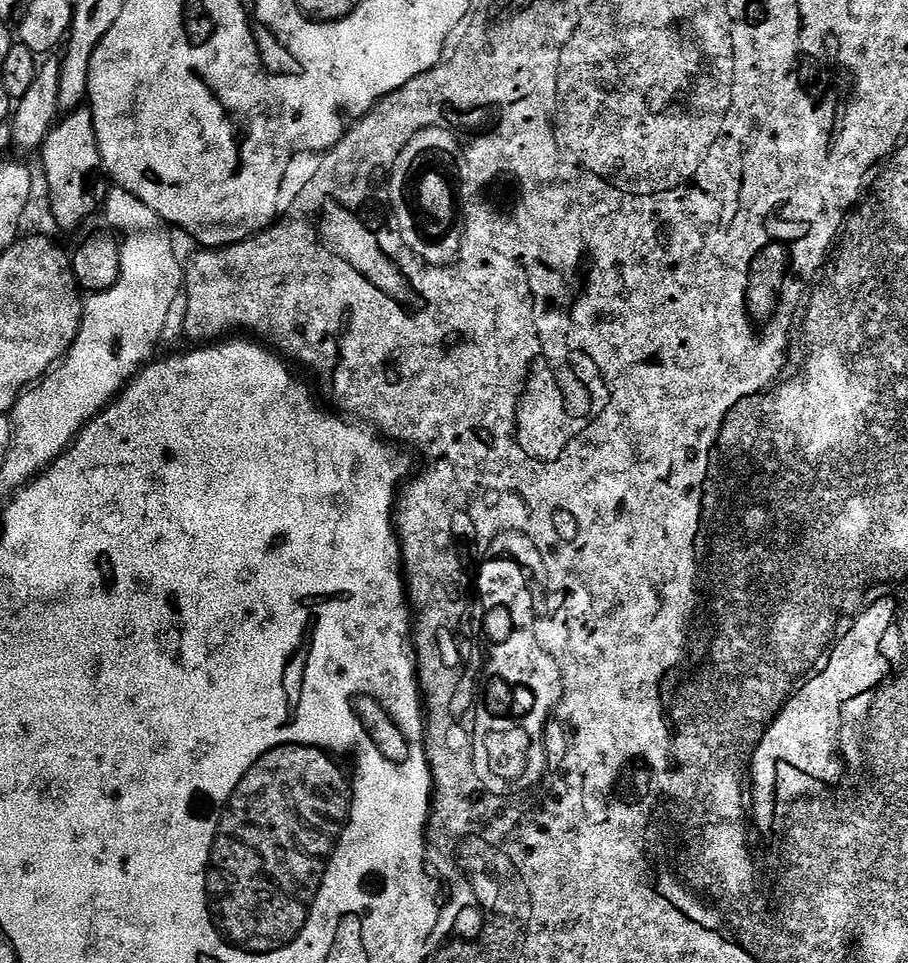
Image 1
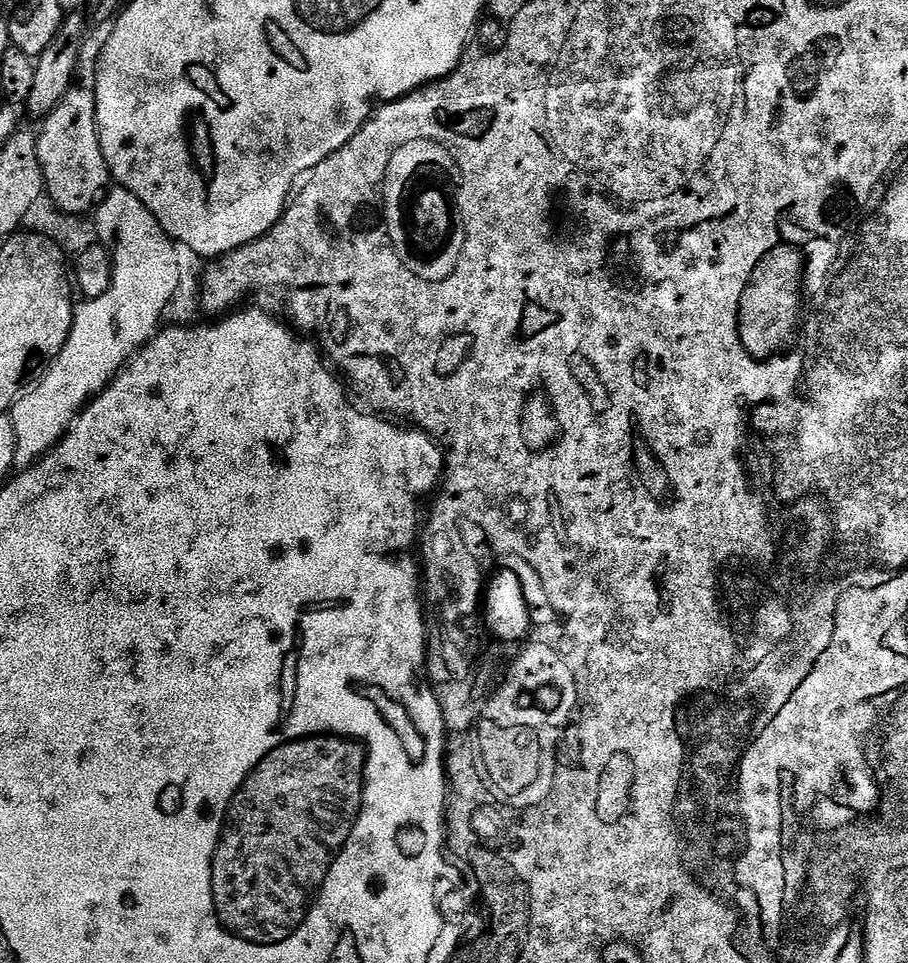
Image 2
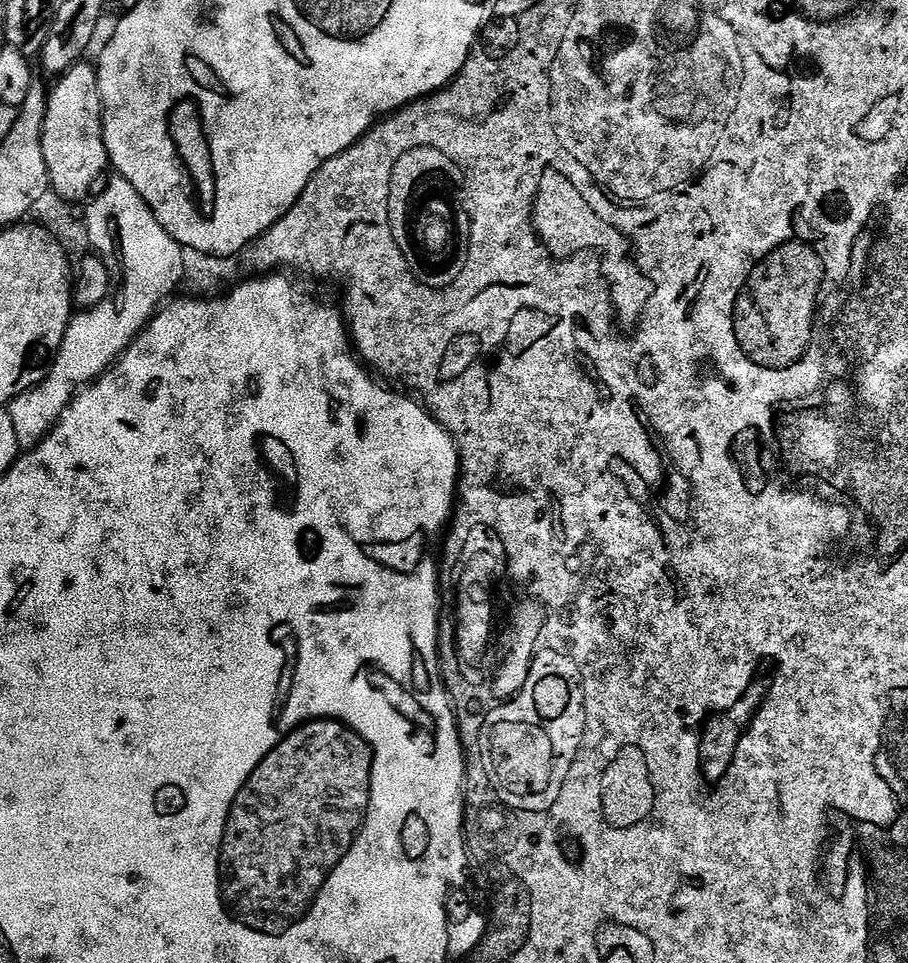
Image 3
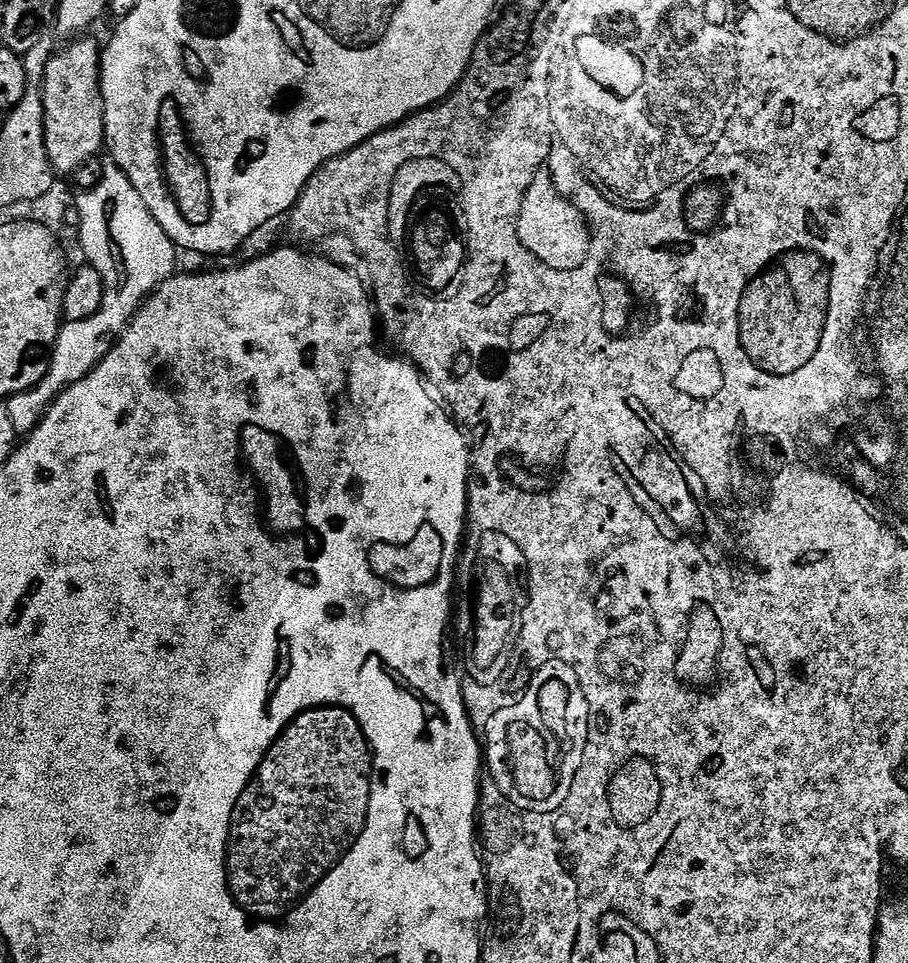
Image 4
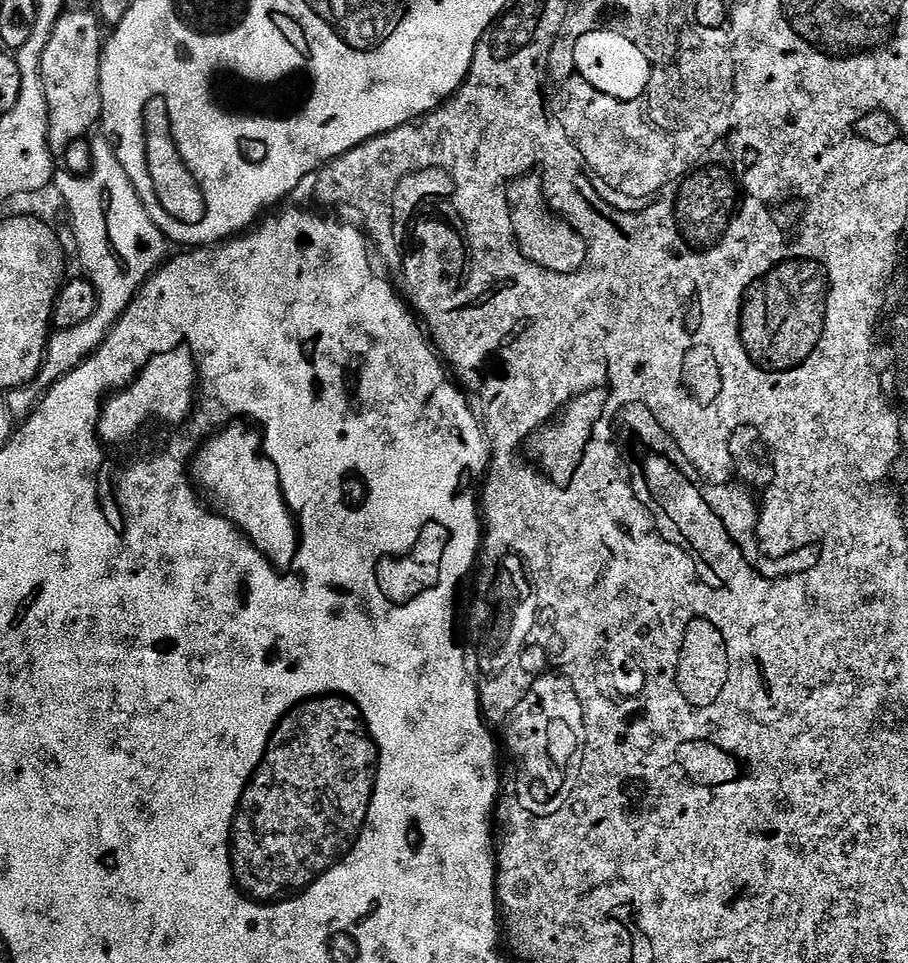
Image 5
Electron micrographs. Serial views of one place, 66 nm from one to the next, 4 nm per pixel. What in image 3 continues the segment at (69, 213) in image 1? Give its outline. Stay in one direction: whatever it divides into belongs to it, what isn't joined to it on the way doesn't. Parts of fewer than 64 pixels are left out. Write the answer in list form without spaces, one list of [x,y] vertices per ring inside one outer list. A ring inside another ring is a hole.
[[[81,62],[70,66],[70,70],[63,72],[53,84],[47,93],[48,105],[41,136],[50,188],[63,200],[87,201],[101,183],[100,175],[110,168],[108,151],[104,145],[104,107],[98,74],[91,63]]]

